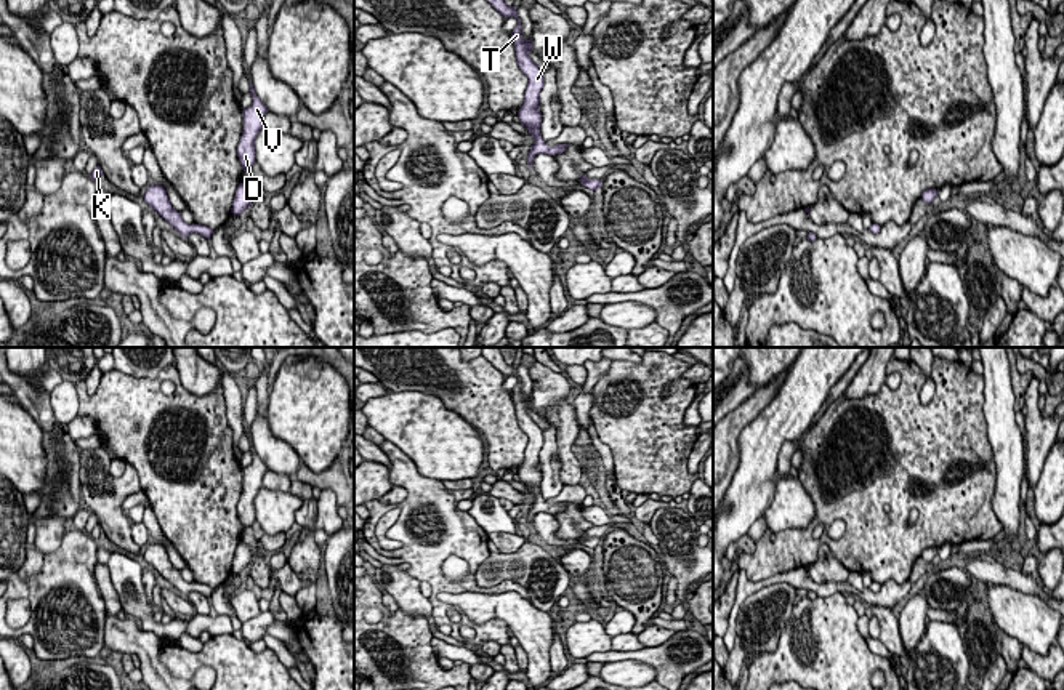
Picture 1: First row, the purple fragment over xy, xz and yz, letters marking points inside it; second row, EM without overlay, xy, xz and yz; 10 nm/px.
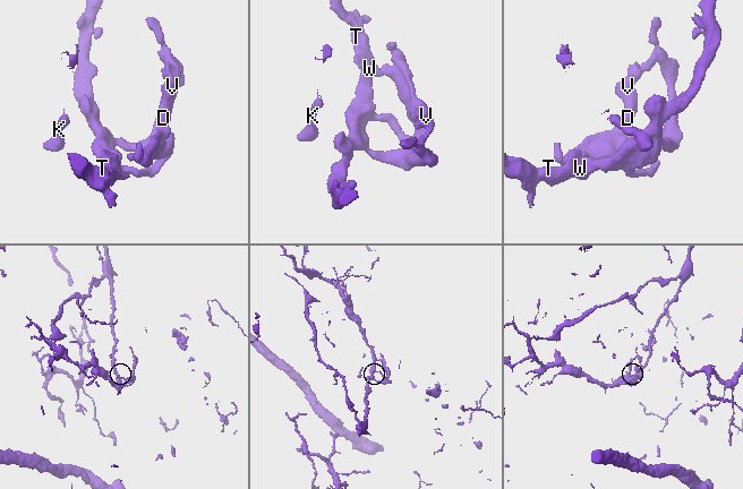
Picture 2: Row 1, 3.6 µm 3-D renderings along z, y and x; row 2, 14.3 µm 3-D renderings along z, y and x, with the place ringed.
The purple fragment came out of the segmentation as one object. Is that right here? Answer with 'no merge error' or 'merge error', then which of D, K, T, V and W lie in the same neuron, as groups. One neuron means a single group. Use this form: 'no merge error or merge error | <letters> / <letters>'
merge error | D K V / T W

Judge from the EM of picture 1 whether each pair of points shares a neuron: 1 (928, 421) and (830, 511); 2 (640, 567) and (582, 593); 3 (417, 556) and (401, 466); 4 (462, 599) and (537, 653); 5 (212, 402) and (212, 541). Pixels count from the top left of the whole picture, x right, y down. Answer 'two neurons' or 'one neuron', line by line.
1: one neuron
2: two neurons
3: one neuron
4: one neuron
5: one neuron

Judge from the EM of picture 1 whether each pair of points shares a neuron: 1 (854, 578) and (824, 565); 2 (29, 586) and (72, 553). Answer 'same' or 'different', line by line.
1: different
2: same

